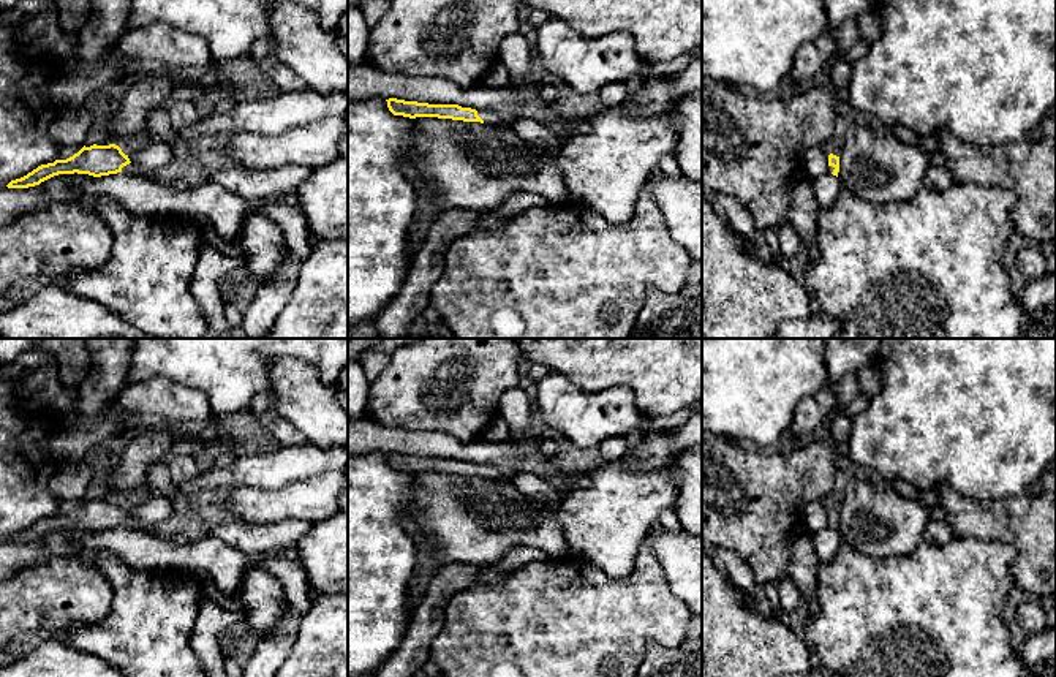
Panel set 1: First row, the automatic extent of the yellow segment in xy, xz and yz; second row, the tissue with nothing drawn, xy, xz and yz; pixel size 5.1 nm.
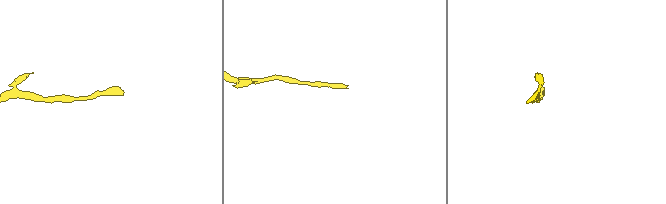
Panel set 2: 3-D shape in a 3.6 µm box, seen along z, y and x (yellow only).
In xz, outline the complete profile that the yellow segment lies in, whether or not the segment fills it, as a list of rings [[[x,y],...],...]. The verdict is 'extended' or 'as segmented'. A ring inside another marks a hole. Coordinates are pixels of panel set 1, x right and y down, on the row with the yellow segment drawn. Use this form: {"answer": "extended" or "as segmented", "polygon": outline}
{"answer": "extended", "polygon": [[[389,98],[387,108],[394,115],[403,115],[409,119],[416,117],[438,117],[438,119],[452,119],[463,122],[481,122],[496,127],[511,127],[512,123],[506,122],[495,112],[490,111],[476,111],[471,108],[462,108],[458,104],[428,104],[417,101],[405,101],[397,98]]]}

